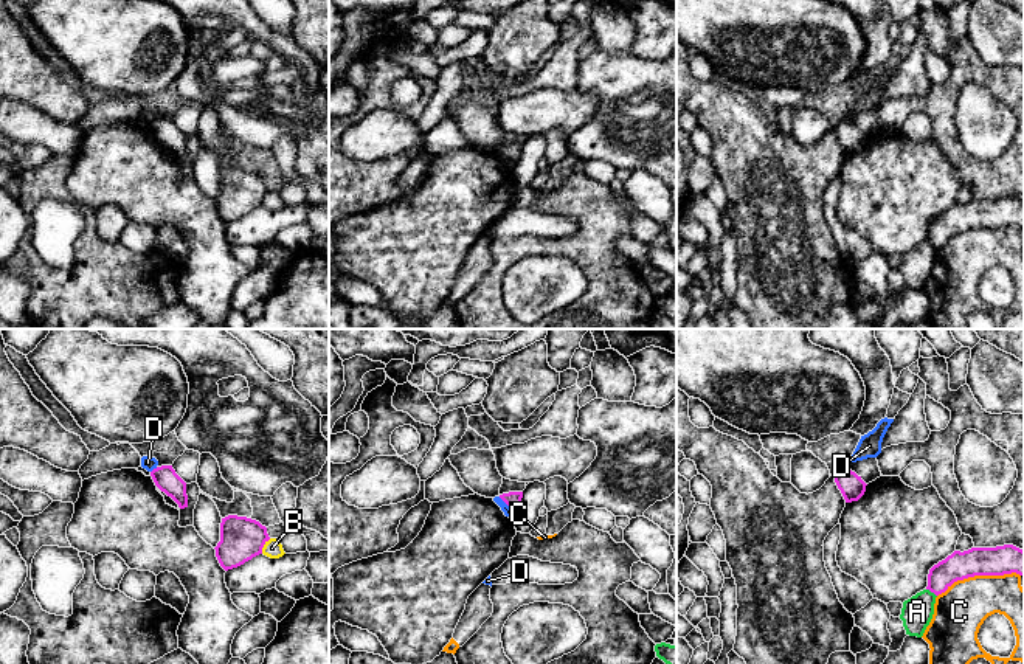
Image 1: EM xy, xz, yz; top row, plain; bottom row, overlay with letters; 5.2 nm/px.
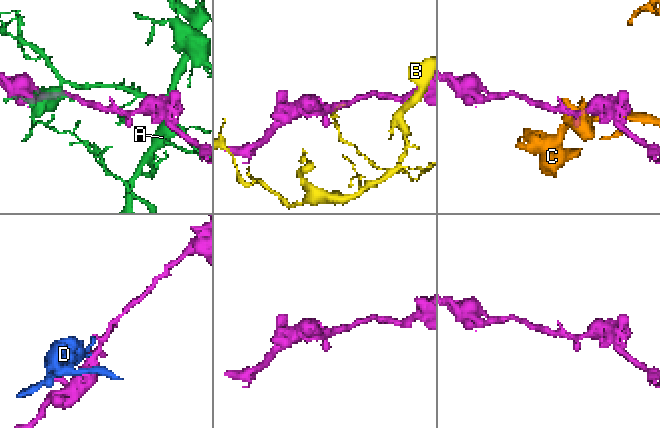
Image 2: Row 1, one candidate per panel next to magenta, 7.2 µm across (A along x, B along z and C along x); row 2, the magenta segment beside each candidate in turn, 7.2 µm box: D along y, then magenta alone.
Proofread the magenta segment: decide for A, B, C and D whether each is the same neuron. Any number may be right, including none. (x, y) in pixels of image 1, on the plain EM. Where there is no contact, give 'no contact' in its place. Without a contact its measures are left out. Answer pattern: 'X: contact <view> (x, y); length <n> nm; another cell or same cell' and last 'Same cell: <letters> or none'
A: contact yz (931, 244); length 70 nm; another cell
B: contact xy (262, 199); length 90 nm; another cell
C: contact yz (978, 227); length 440 nm; another cell
D: contact xz (506, 155); length 110 nm; another cell
Same cell: none

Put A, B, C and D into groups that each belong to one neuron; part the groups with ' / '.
A / B / C / D

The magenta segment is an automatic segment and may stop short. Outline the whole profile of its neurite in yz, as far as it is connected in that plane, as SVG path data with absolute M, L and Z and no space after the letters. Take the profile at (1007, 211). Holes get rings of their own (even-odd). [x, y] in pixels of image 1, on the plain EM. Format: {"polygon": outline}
{"polygon": "M1013 197L954 203L929 222L926 242L939 248L957 233L1012 225L1024 228L1024 203Z"}

